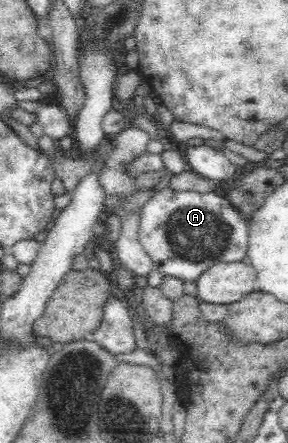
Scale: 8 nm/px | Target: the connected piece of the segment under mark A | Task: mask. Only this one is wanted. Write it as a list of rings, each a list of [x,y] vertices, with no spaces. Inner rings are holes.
[[[167,187],[154,194],[140,210],[138,237],[158,271],[182,281],[195,281],[207,267],[217,261],[245,261],[249,246],[248,220],[222,192],[172,191]]]

